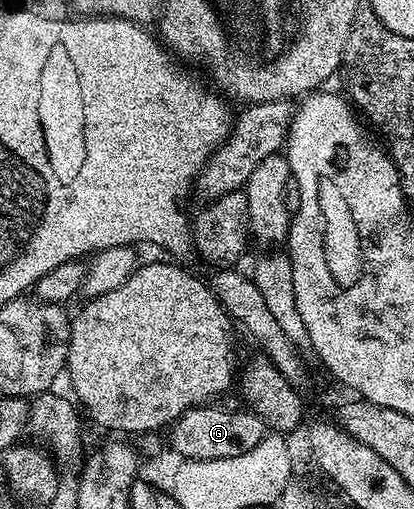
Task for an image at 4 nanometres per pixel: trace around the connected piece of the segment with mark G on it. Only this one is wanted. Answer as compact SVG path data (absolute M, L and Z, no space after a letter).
M207 402L201 406L188 409L184 415L174 421L168 432L168 444L187 460L215 460L216 458L236 458L236 454L248 454L256 442L260 442L268 435L268 425L256 413L238 408L213 408L213 403Z

